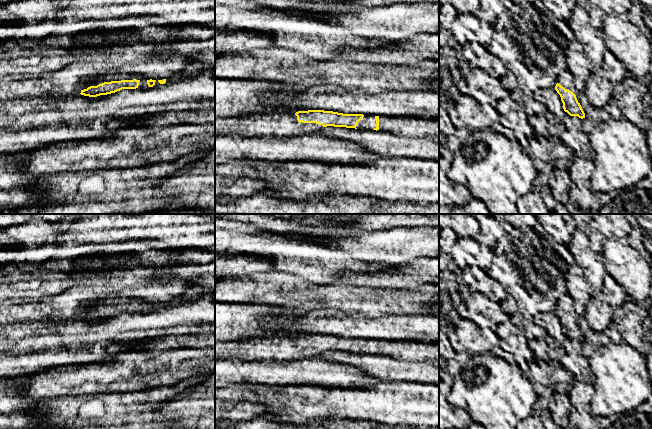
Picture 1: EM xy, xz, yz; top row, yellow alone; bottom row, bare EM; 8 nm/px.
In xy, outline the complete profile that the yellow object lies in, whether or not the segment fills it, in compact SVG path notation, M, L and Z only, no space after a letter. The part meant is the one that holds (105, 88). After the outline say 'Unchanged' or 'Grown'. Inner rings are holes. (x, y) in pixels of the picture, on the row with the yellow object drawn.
M109 71L105 74L98 74L95 77L92 77L89 82L89 87L81 90L80 94L89 97L97 97L100 95L115 93L122 89L145 89L165 83L166 79L144 80L134 74L122 74Z. Grown

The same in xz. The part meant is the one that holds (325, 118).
M308 110L293 114L270 112L215 119L215 135L239 135L245 138L312 135L323 127L380 130L410 138L428 138L439 143L439 119L343 114Z. Grown

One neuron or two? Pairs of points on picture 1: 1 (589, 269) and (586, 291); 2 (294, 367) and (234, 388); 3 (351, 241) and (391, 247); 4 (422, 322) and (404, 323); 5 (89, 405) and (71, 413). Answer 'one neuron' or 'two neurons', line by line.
1: two neurons
2: two neurons
3: one neuron
4: one neuron
5: one neuron

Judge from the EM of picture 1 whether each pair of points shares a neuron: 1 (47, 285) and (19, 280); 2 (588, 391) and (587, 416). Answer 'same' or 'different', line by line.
1: same
2: same

